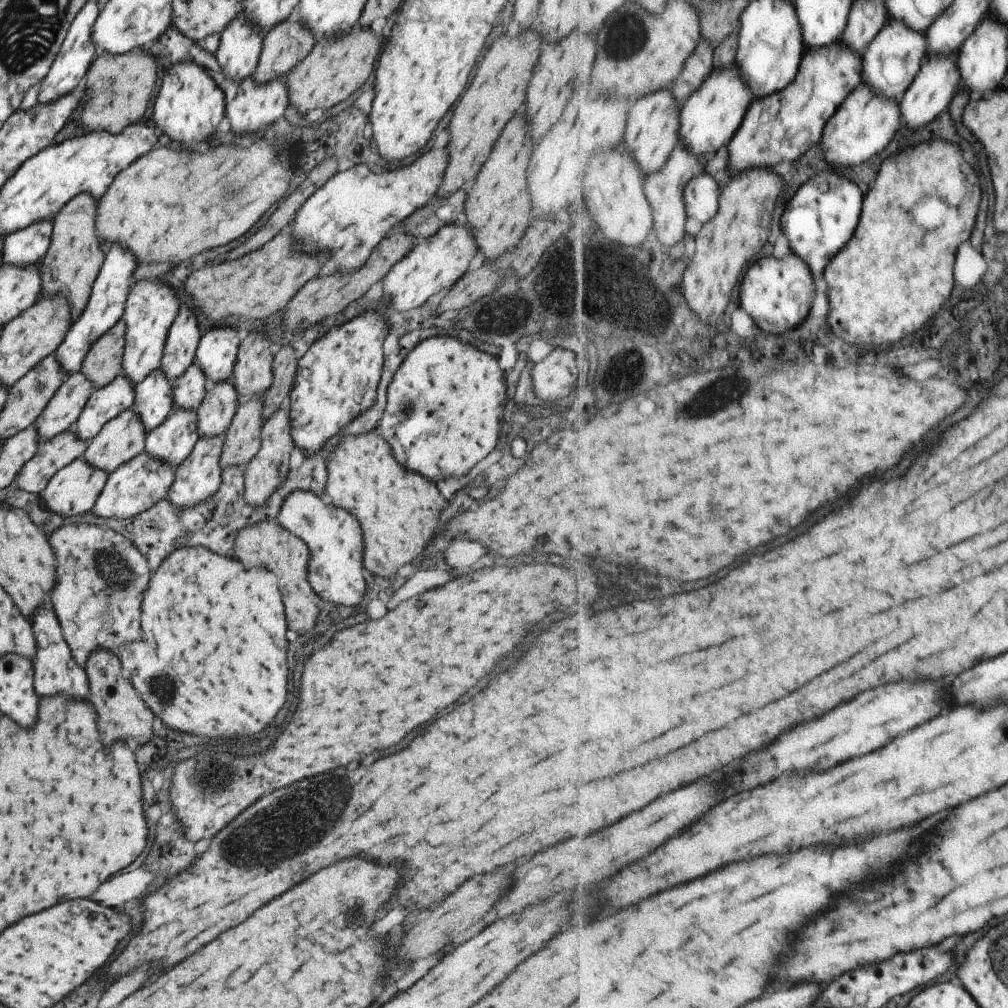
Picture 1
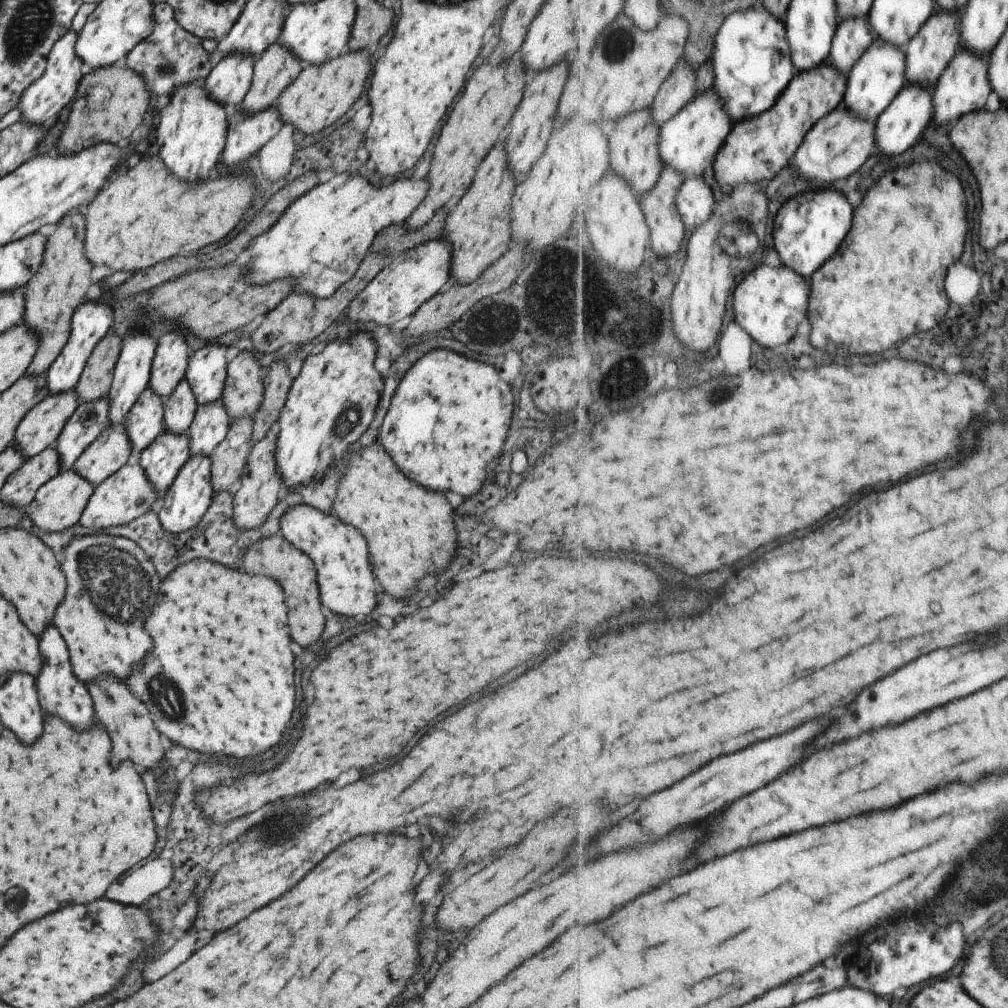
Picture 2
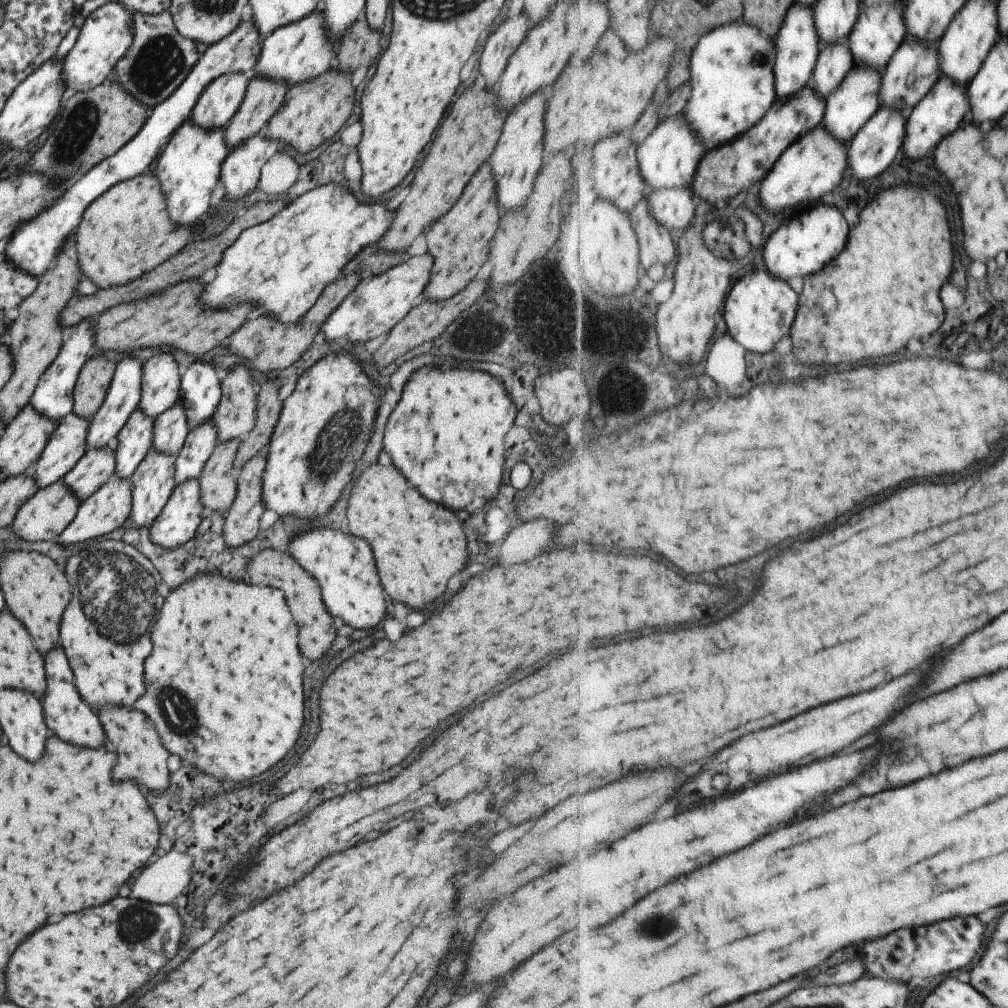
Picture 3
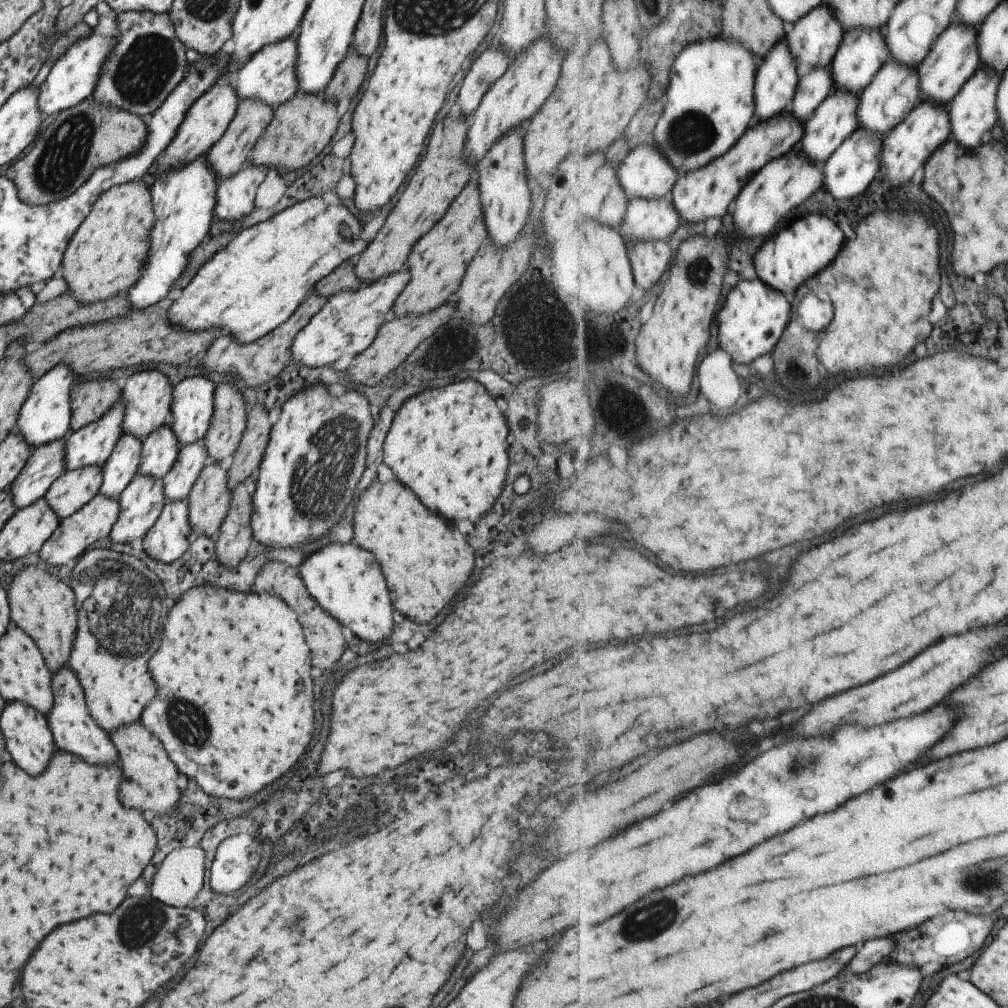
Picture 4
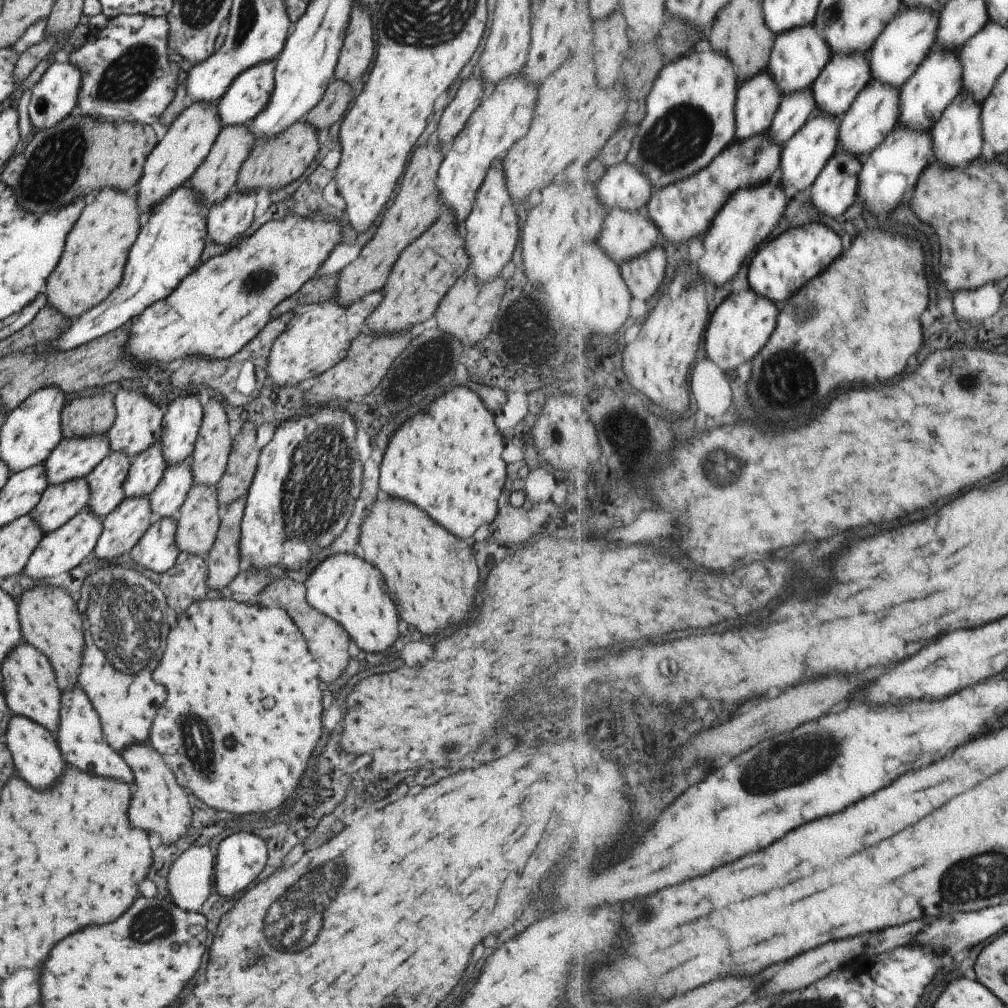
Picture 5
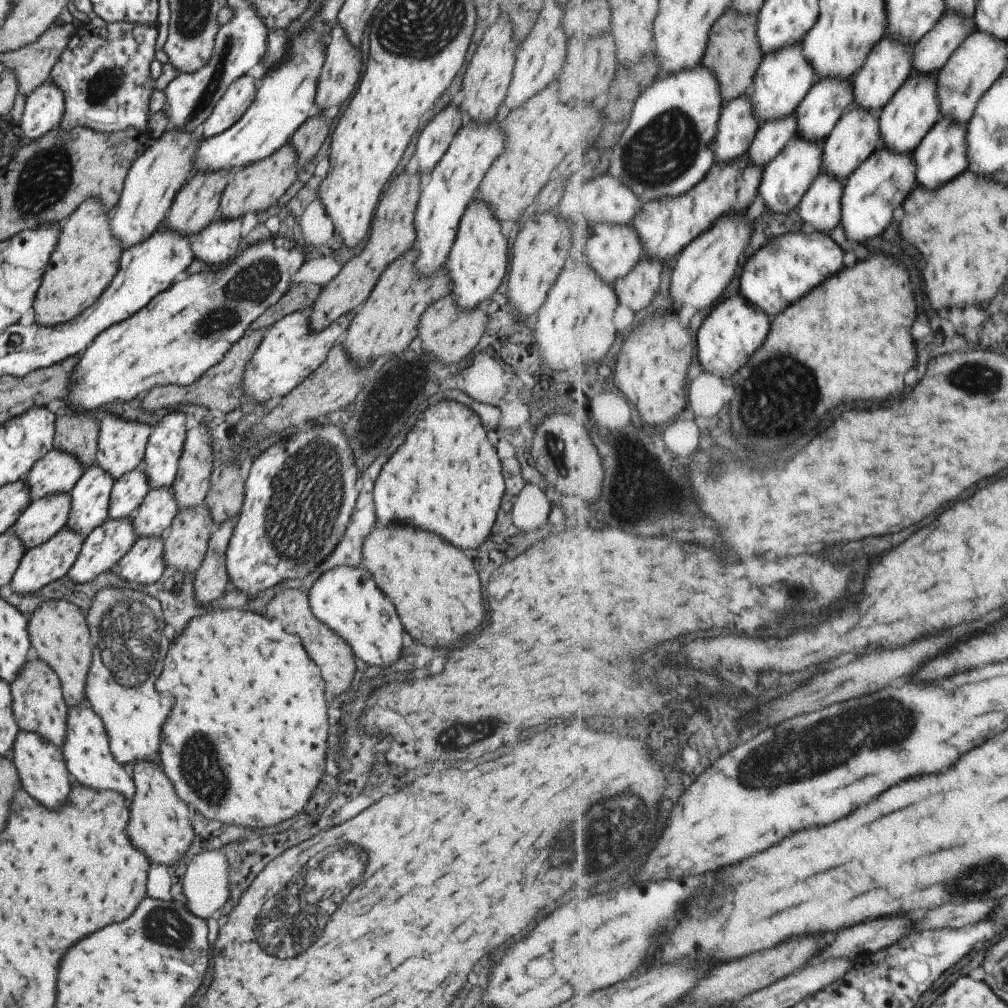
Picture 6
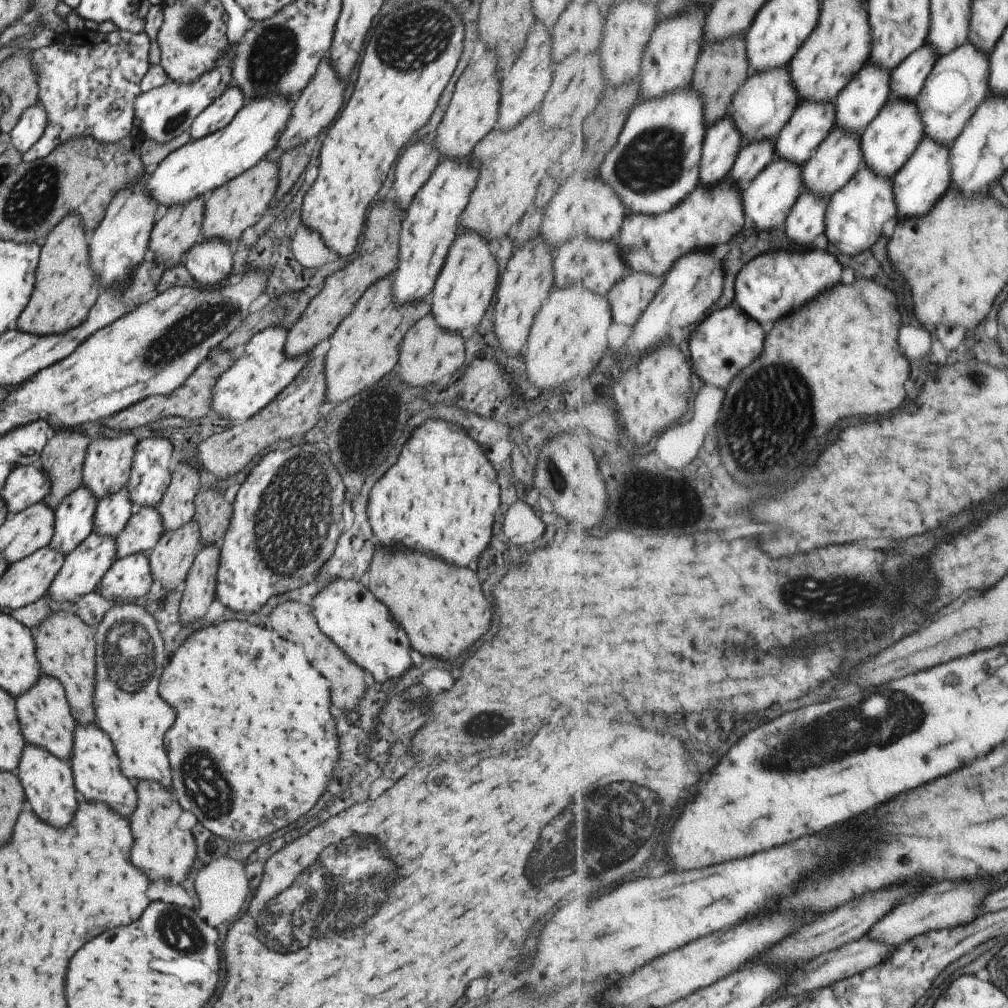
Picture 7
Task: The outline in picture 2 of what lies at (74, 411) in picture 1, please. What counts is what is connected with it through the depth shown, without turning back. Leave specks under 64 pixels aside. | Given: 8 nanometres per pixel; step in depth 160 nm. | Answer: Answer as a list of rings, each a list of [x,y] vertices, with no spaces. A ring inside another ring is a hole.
[[[74,390],[49,394],[25,413],[9,446],[17,449],[24,460],[44,448],[54,447],[61,429],[78,404]]]

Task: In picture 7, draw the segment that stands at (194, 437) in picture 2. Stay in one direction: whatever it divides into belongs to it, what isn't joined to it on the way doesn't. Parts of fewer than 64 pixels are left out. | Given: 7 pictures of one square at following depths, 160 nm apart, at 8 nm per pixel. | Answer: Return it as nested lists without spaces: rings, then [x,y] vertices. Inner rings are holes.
[[[142,506],[126,522],[116,538],[116,560],[128,554],[148,552],[163,534],[162,518],[157,506]]]

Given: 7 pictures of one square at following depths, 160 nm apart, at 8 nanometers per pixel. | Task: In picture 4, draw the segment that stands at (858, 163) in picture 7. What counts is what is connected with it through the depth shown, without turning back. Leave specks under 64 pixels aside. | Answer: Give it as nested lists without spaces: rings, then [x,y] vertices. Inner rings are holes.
[[[892,58],[883,65],[870,85],[860,95],[858,108],[860,127],[867,127],[870,132],[873,131],[879,136],[886,136],[898,124],[905,121],[922,100],[922,80],[918,66],[908,66],[907,63]]]

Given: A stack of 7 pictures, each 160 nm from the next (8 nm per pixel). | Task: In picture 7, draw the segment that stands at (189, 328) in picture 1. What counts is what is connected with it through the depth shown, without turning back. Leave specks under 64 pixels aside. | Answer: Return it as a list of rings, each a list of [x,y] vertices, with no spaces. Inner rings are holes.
[[[125,432],[118,438],[90,440],[83,461],[81,485],[93,493],[96,502],[126,484],[137,442],[134,432]]]

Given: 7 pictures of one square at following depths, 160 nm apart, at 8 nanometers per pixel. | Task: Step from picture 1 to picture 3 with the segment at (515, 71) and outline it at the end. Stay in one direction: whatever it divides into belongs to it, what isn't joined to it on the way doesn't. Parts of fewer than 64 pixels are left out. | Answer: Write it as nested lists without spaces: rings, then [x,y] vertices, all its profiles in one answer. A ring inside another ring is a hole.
[[[468,87],[453,102],[449,114],[441,120],[431,148],[411,181],[411,190],[396,208],[388,231],[378,240],[378,249],[390,253],[405,253],[406,248],[424,233],[430,224],[443,216],[457,202],[473,173],[493,152],[508,115],[496,105],[496,94],[490,90]]]

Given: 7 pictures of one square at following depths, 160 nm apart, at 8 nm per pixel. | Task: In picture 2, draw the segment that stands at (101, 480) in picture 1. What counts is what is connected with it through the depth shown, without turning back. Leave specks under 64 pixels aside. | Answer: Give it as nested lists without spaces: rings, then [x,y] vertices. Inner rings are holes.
[[[73,468],[59,472],[35,491],[32,501],[25,507],[26,515],[38,529],[47,532],[59,532],[67,527],[76,527],[94,488],[87,479],[75,473]]]

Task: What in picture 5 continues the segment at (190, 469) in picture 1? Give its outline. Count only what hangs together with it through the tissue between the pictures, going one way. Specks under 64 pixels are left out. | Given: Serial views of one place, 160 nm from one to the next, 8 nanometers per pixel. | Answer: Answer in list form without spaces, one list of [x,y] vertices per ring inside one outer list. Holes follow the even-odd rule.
[[[176,518],[153,519],[137,544],[128,552],[130,558],[157,574],[169,570],[179,554],[174,541],[175,529]]]

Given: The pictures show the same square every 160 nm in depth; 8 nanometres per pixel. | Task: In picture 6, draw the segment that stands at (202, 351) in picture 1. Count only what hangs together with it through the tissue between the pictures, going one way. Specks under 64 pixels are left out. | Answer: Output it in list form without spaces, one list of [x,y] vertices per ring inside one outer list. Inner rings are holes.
[[[170,411],[153,427],[140,466],[150,489],[169,487],[173,482],[188,429],[181,411]]]

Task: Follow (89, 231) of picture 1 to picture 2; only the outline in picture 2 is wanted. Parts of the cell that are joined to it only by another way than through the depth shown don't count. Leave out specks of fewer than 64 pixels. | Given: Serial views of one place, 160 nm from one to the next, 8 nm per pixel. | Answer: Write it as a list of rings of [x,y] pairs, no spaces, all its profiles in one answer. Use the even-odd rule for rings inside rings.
[[[80,208],[64,214],[55,225],[52,234],[46,237],[39,268],[23,286],[23,324],[27,325],[40,340],[38,349],[23,375],[46,372],[63,348],[70,333],[70,318],[74,310],[83,302],[87,288],[91,286],[89,272],[92,264],[84,255],[84,226],[85,219]]]

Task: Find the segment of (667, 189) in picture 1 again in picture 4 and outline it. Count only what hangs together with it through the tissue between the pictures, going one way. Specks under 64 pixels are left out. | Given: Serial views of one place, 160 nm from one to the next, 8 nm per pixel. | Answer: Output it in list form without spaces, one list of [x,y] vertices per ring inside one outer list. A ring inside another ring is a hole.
[[[668,240],[633,241],[627,245],[636,284],[649,290],[669,268],[673,250]]]

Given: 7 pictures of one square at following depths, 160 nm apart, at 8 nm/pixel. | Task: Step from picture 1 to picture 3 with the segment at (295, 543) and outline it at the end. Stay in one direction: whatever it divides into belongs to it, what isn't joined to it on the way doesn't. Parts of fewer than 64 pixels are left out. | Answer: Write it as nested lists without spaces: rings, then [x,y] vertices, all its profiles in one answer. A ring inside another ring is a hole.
[[[271,547],[260,550],[254,554],[246,564],[246,574],[251,584],[257,586],[275,586],[285,594],[287,608],[293,616],[293,622],[299,630],[299,650],[303,656],[315,660],[319,658],[333,642],[335,628],[325,612],[326,608],[319,598],[319,585],[317,581],[290,555],[287,551],[272,549]]]

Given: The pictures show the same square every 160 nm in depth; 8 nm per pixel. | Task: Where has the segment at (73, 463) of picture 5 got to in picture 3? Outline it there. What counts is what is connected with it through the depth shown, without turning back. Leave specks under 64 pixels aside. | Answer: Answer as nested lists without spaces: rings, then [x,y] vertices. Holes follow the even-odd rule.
[[[124,354],[123,358],[115,363],[113,376],[107,387],[103,402],[95,414],[89,418],[90,425],[86,434],[87,448],[98,449],[114,442],[119,429],[138,406],[142,375],[141,369],[141,361],[133,357],[132,354]]]

